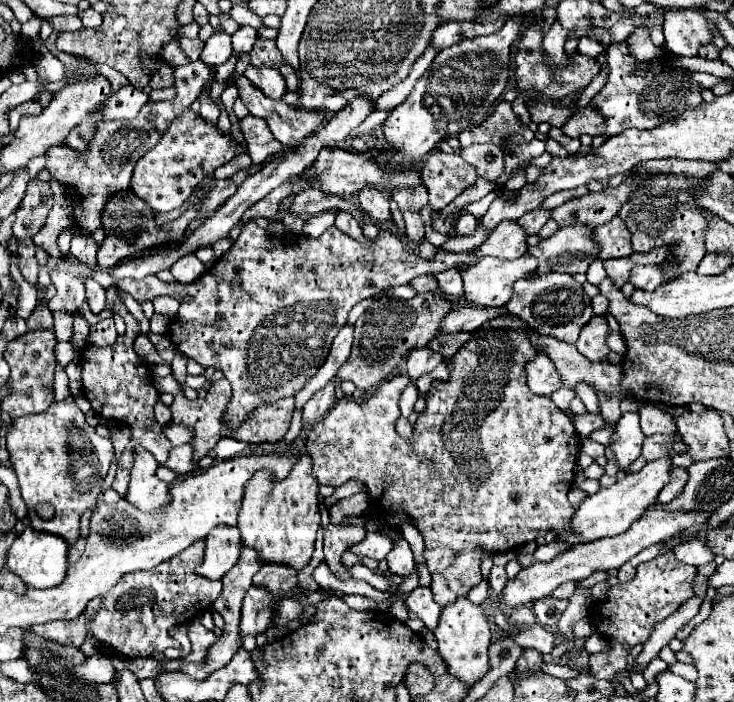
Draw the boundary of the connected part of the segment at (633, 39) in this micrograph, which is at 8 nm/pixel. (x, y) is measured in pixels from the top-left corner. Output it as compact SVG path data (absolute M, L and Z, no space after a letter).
M637 27L625 41L629 41L629 51L633 57L637 57L637 61L651 61L661 57L661 47L651 41L649 29L645 27Z

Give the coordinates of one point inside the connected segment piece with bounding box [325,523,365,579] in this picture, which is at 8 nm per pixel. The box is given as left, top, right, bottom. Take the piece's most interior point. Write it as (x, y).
(338, 538)

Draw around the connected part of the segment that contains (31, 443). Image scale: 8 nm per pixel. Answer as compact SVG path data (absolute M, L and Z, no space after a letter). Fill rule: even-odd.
M67 399L63 403L53 403L45 413L13 419L7 427L7 451L19 479L23 501L29 509L31 527L61 535L73 545L79 537L79 519L87 509L93 509L101 481L115 457L111 439L99 437L85 421L83 411ZM39 503L49 503L55 515L51 519L41 519L37 515Z

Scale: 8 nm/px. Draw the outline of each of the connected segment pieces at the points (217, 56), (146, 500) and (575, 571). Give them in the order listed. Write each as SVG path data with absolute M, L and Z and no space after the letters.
M209 14L209 23L215 33L205 42L200 59L205 63L223 64L232 53L231 36L221 31L218 16Z
M137 449L125 499L137 509L147 513L155 513L169 501L167 483L155 477L155 469L157 469L155 457L145 449Z
M651 507L645 511L645 515L639 521L635 521L625 533L621 533L617 537L603 537L601 541L593 541L589 545L575 545L573 549L569 549L567 553L563 553L561 557L557 557L549 563L533 563L531 567L521 569L515 579L507 581L507 585L501 593L501 599L511 609L519 607L519 605L529 605L537 599L547 597L553 589L557 589L565 581L583 581L597 569L619 569L625 561L629 561L629 557L635 557L645 547L659 543L659 541L667 541L689 527L705 525L711 515L713 513L673 513L667 509Z

